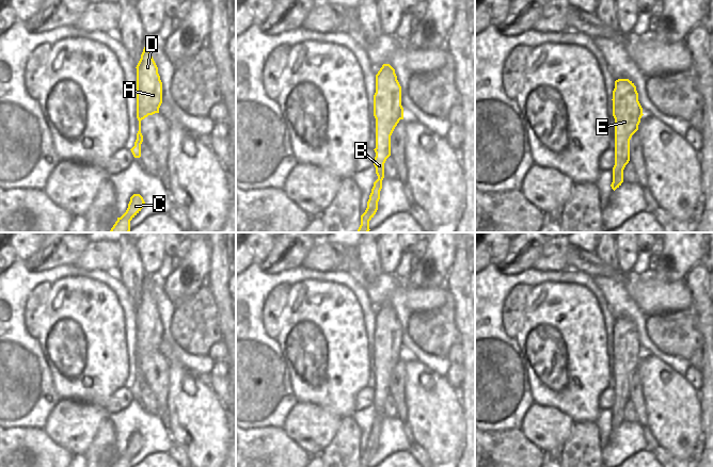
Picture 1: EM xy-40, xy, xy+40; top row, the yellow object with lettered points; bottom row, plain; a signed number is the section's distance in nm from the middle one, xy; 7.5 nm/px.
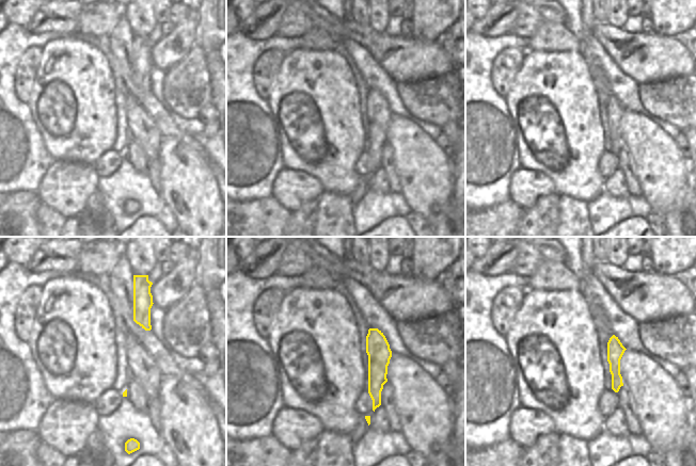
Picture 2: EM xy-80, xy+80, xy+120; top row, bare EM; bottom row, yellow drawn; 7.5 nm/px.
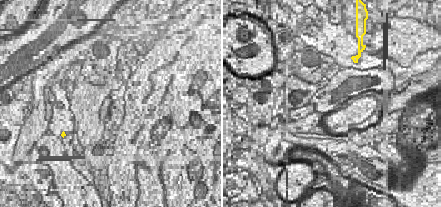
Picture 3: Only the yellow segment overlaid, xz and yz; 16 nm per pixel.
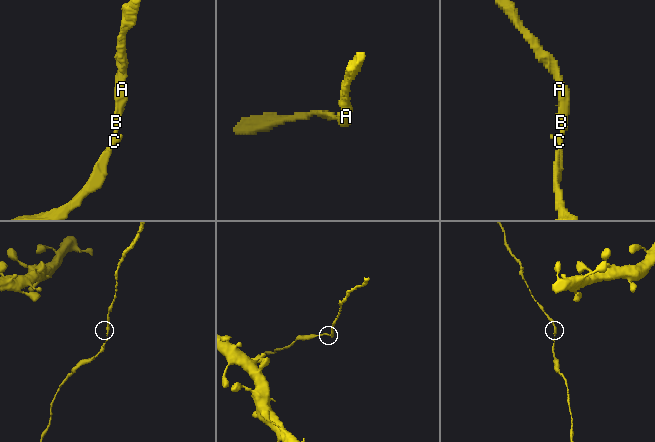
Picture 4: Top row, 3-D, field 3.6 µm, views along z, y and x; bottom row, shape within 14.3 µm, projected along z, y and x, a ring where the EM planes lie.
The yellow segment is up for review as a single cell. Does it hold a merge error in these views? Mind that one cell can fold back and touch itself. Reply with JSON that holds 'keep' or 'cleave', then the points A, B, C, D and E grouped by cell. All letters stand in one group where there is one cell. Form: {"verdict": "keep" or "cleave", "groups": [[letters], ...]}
{"verdict": "keep", "groups": [["A", "B", "C", "D", "E"]]}

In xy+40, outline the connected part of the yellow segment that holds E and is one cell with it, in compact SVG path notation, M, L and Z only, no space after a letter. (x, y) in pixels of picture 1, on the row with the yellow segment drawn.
M629 79L615 81L612 100L615 118L615 165L611 187L615 191L623 182L623 170L630 161L630 140L638 130L644 114L636 86Z

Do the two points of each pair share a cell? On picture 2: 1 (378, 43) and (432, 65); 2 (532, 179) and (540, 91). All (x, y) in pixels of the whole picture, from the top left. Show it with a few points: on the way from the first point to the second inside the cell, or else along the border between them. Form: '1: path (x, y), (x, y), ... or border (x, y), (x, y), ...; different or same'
1: path (389, 53), (395, 53), (409, 60), (418, 60); same
2: border (520, 165), (541, 171), (554, 185); different

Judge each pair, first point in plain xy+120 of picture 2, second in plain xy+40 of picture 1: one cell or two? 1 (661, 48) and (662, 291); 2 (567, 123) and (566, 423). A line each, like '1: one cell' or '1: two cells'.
1: one cell
2: two cells

